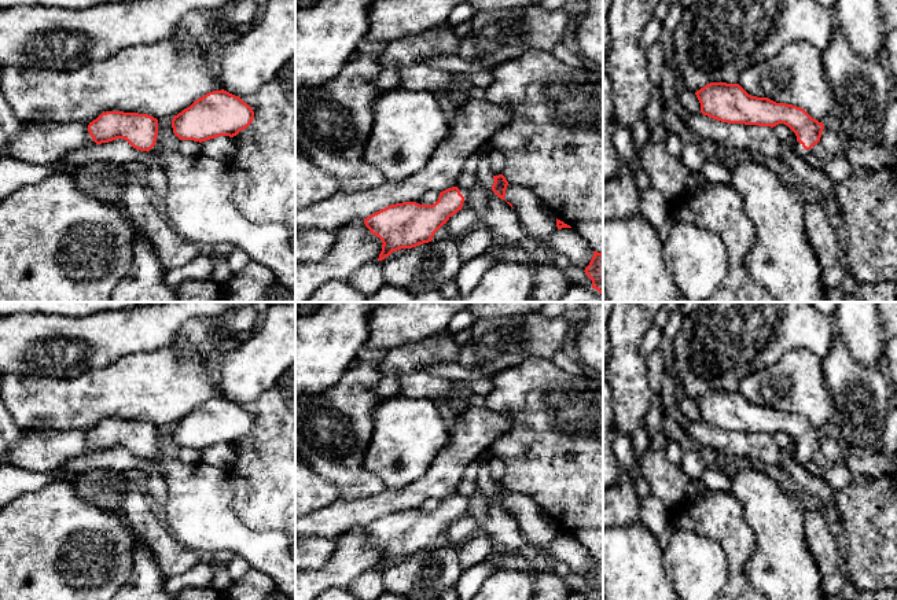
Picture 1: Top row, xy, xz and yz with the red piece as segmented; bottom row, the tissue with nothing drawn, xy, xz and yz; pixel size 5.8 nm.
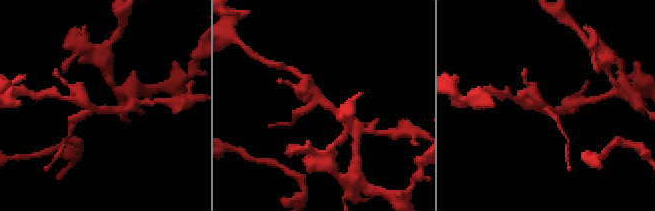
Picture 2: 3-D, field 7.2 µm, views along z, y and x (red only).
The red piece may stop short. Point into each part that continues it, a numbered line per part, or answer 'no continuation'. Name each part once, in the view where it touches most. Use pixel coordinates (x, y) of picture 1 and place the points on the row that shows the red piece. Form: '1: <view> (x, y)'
1: yz (800, 150)

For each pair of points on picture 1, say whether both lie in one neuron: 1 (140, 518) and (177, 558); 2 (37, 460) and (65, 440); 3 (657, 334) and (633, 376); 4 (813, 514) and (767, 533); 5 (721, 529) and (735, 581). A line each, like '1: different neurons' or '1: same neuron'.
1: same neuron
2: same neuron
3: different neurons
4: different neurons
5: same neuron

